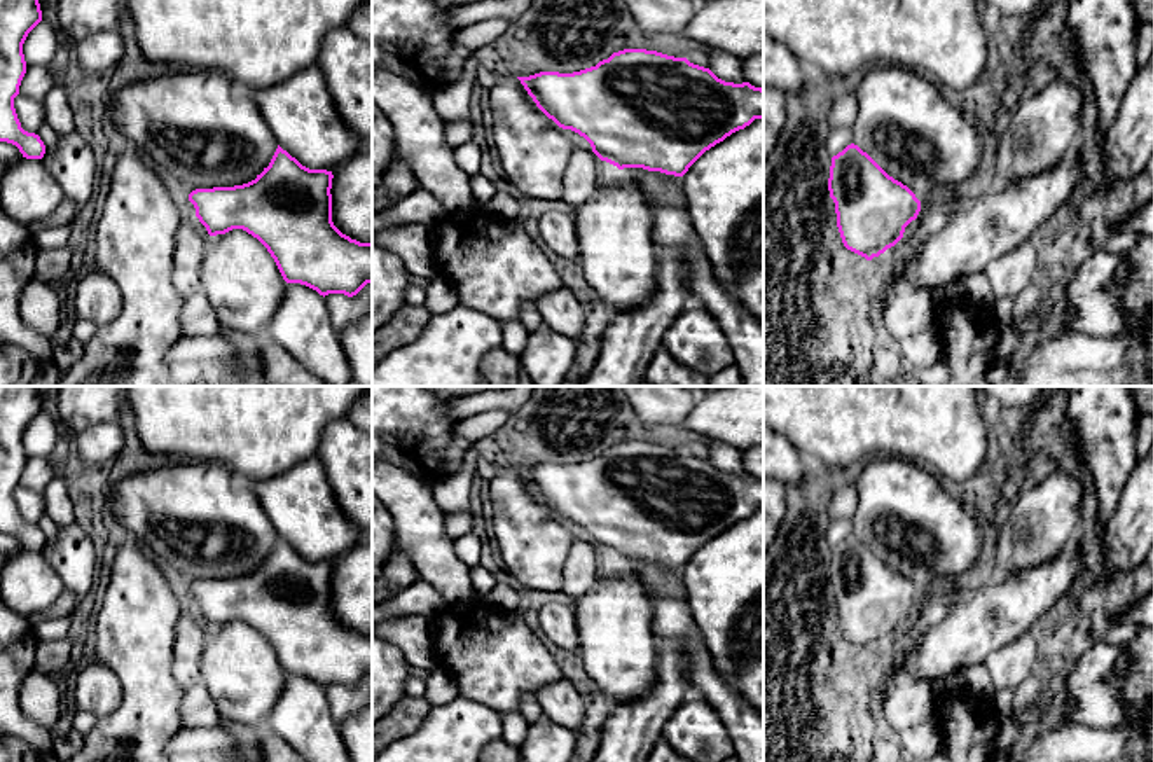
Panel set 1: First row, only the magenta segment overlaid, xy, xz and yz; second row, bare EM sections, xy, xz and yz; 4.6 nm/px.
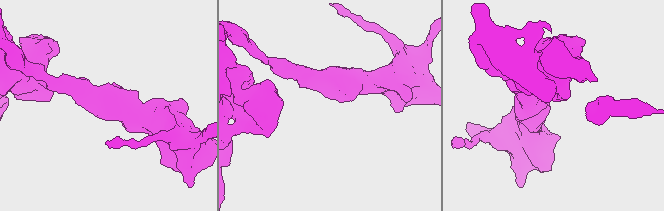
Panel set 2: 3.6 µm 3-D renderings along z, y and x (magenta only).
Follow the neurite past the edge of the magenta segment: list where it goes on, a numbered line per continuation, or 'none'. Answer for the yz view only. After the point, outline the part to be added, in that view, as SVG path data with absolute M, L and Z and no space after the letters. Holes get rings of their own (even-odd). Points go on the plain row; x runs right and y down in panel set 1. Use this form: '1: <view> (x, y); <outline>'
none

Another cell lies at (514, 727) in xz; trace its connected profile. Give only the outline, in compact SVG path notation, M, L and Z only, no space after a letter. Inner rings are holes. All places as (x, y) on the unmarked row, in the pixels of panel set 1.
M521 711L500 713L501 739L514 748L521 748L528 734L528 720Z

